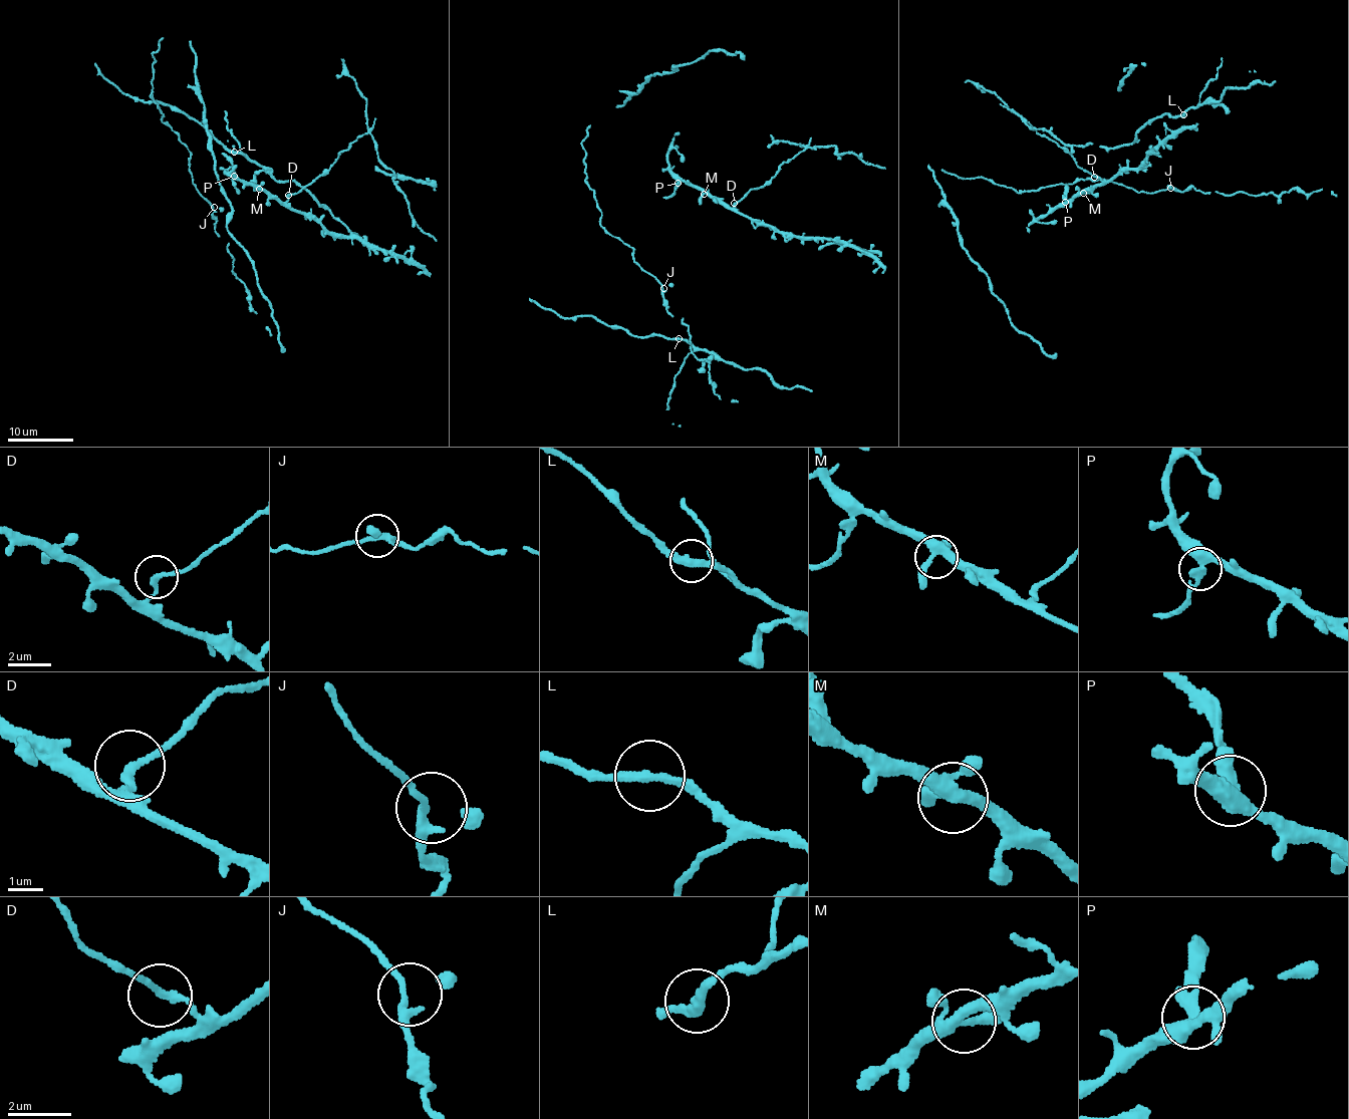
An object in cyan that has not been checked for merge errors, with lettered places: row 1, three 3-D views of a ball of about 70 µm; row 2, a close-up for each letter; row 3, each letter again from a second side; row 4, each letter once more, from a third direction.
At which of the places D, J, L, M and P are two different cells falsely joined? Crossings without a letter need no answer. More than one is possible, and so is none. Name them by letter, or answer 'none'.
D, P

